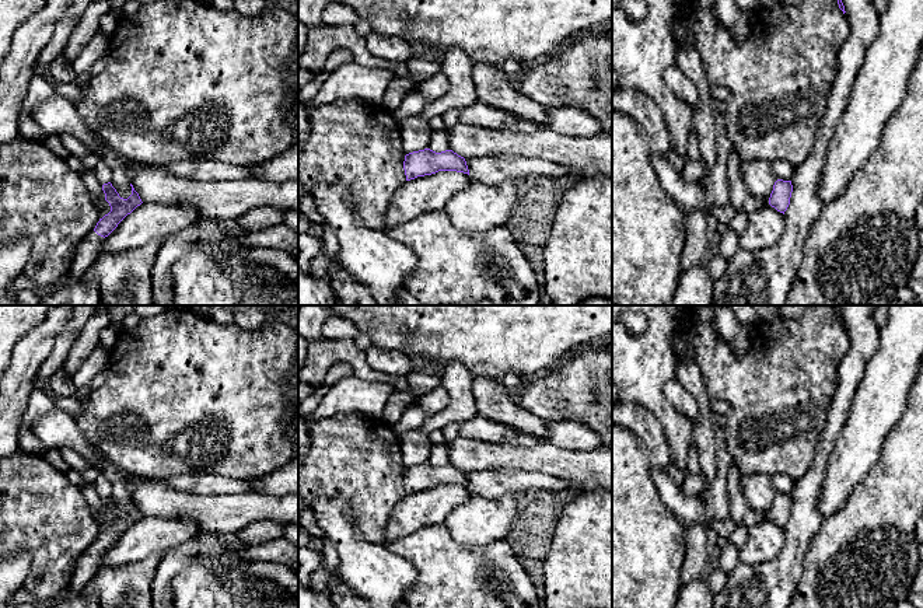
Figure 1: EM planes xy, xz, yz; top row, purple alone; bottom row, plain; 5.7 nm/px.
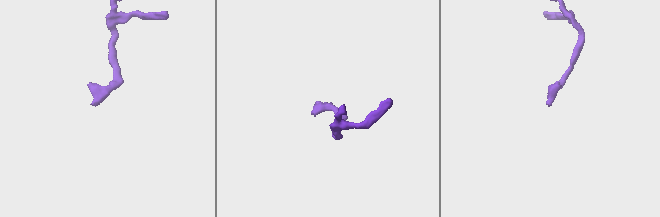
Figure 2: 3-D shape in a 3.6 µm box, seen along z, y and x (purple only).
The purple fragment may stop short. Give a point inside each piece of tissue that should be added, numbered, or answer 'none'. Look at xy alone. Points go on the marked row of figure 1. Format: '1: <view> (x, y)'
1: xy (87, 251)

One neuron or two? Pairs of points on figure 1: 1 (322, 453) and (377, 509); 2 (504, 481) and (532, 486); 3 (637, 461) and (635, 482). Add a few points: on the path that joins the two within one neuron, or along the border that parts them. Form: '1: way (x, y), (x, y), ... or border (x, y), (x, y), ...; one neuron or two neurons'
1: way (336, 465), (366, 495); one neuron
2: way (511, 481), (525, 482); one neuron
3: way (635, 467), (635, 477); one neuron

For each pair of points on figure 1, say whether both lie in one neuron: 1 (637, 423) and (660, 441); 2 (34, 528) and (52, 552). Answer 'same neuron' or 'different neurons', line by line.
1: same neuron
2: same neuron

